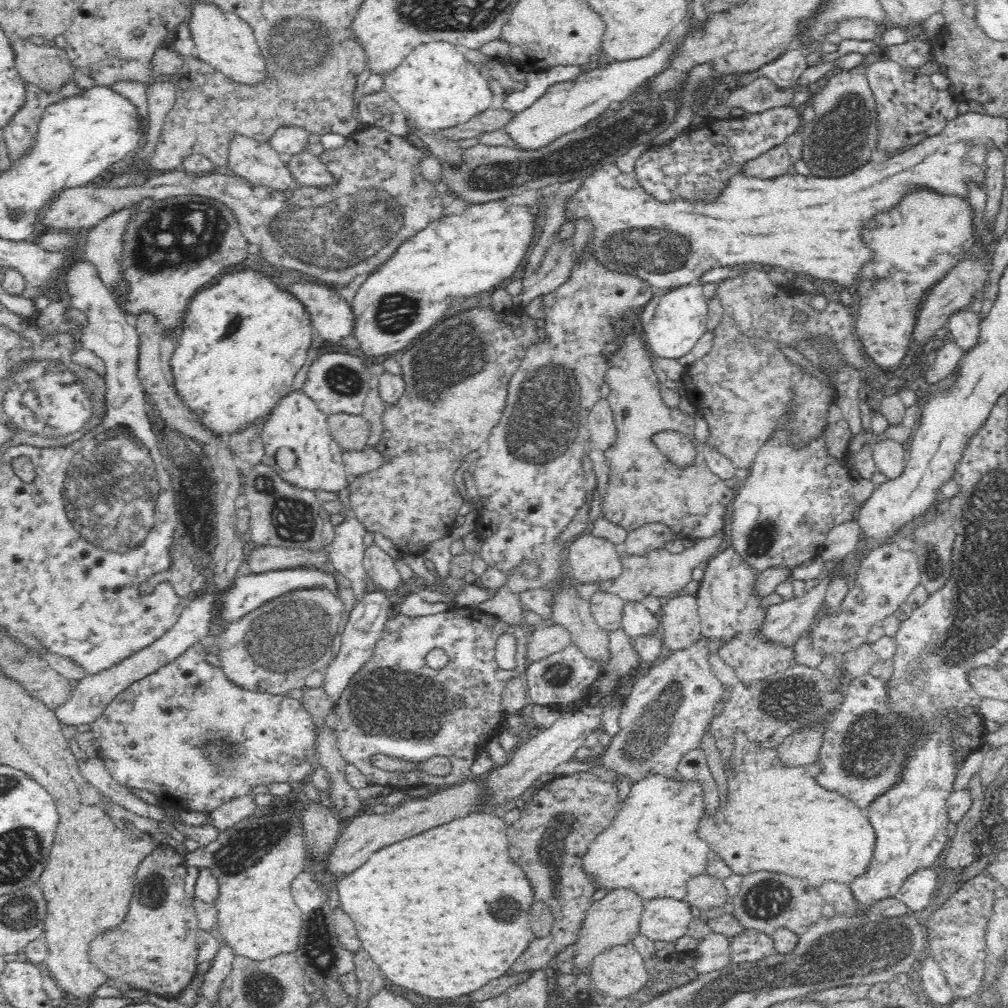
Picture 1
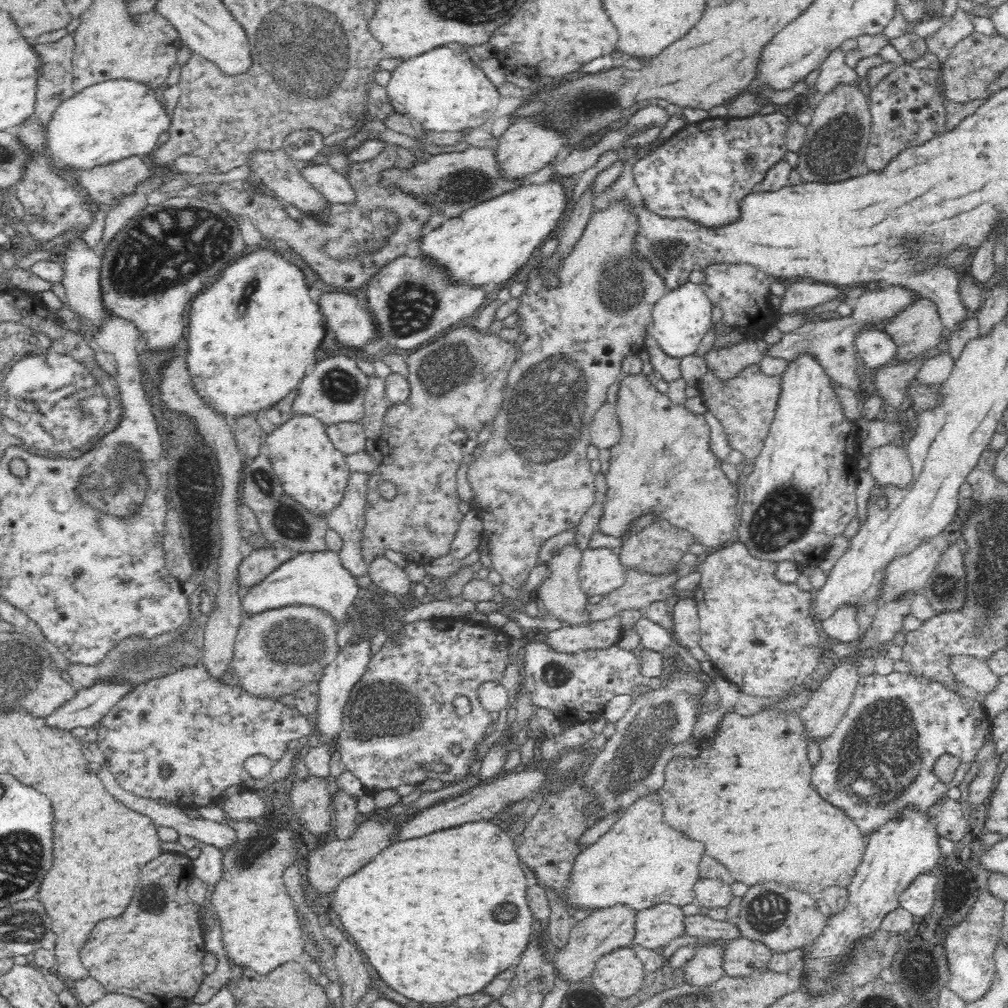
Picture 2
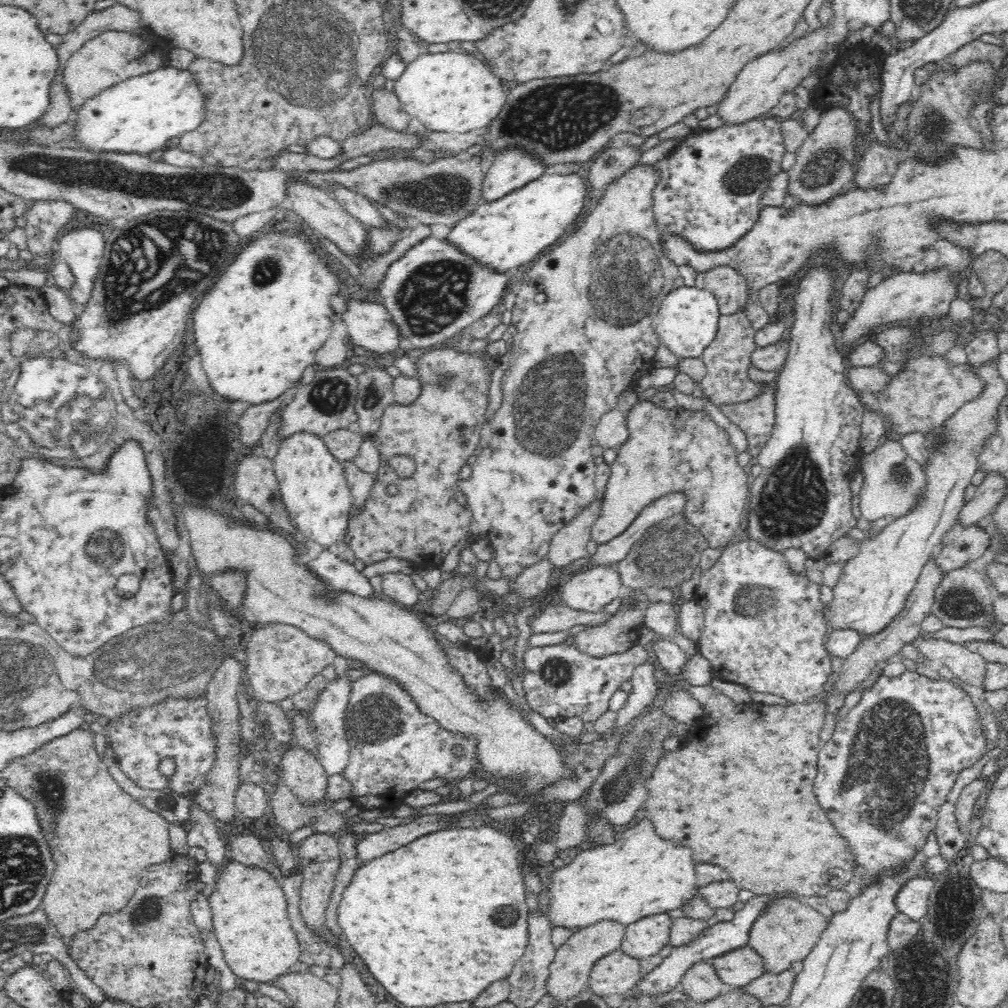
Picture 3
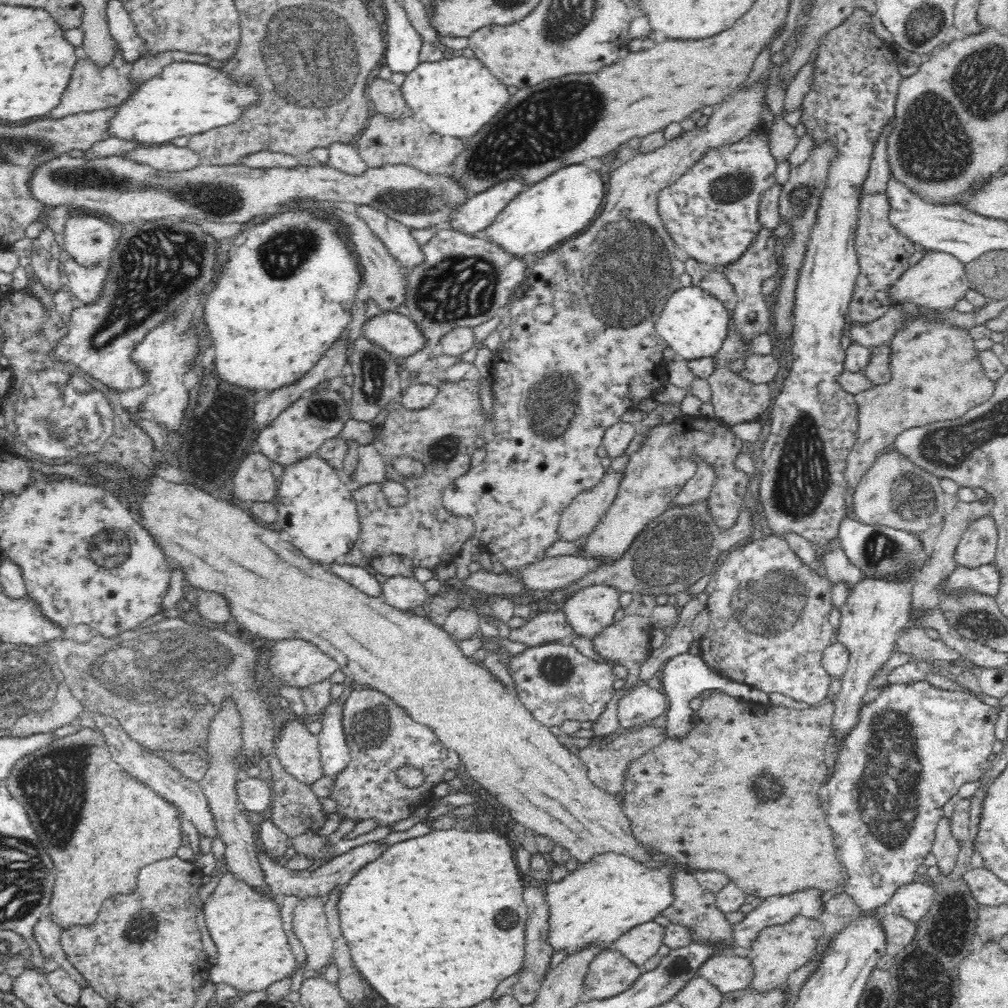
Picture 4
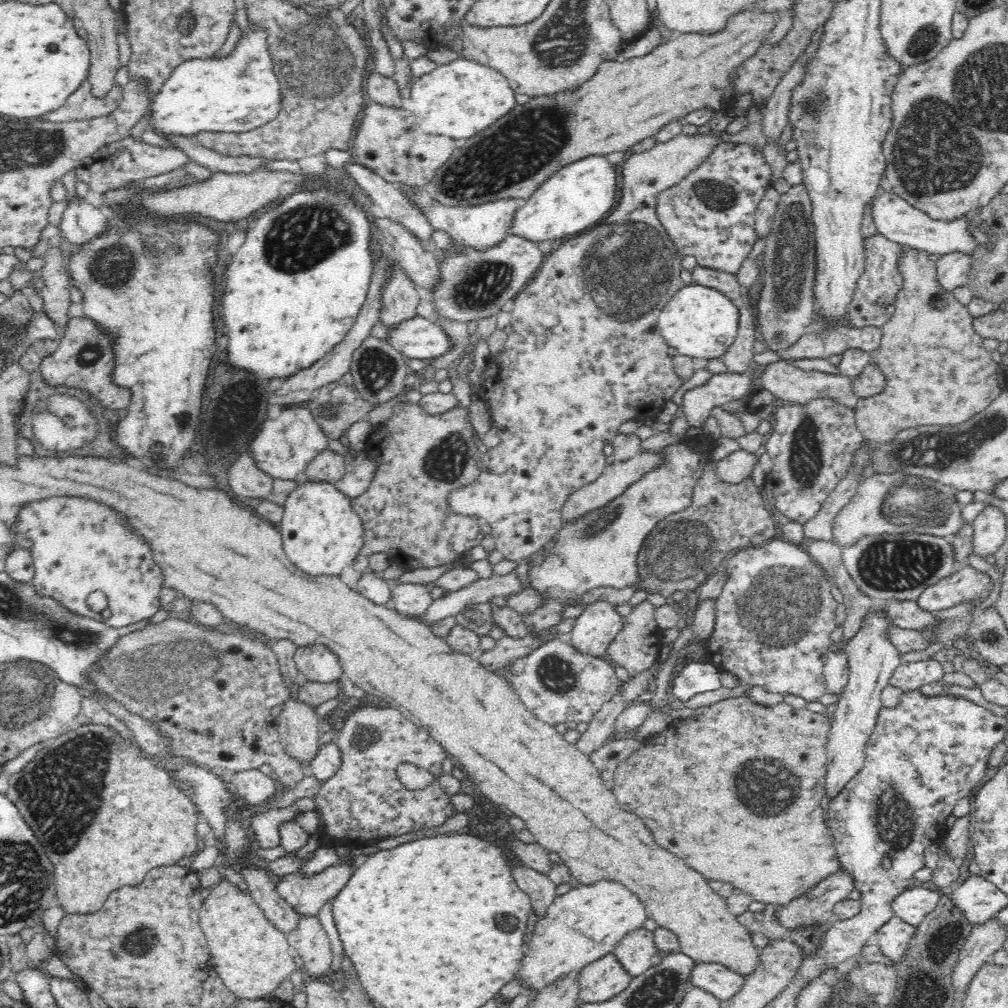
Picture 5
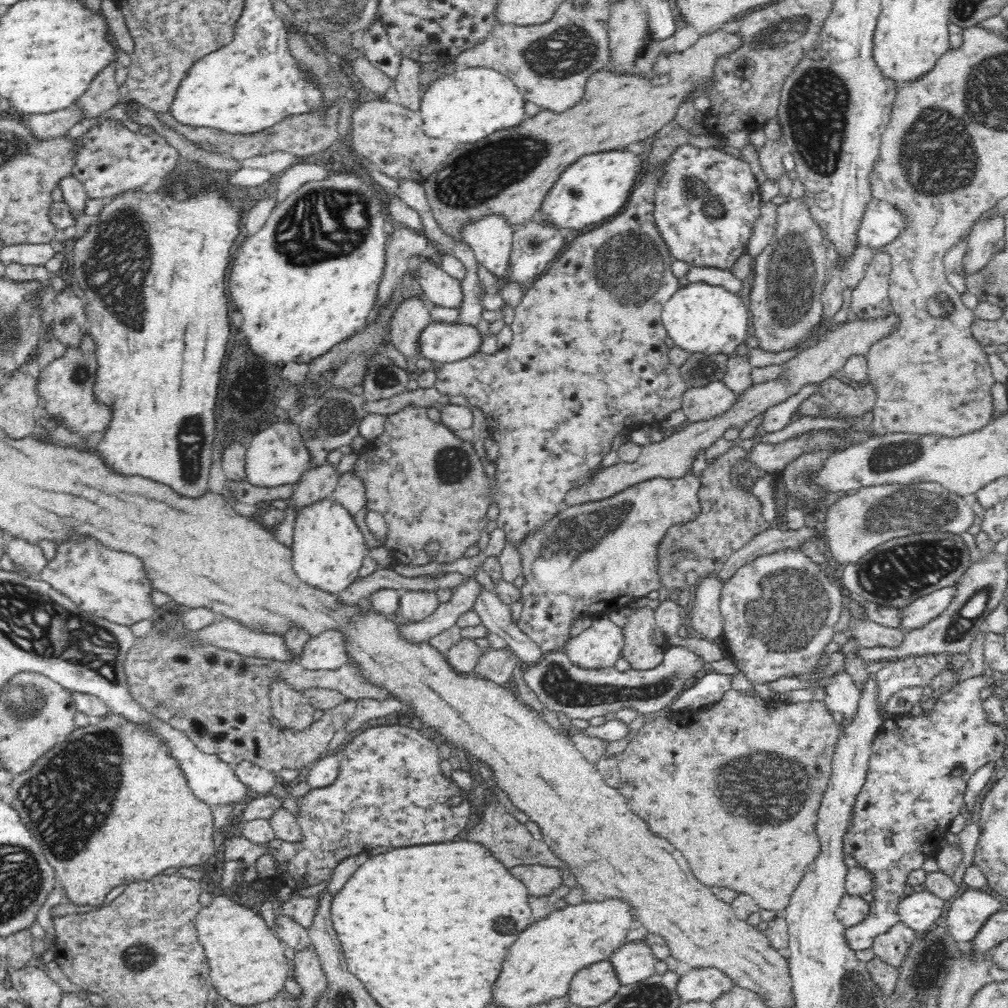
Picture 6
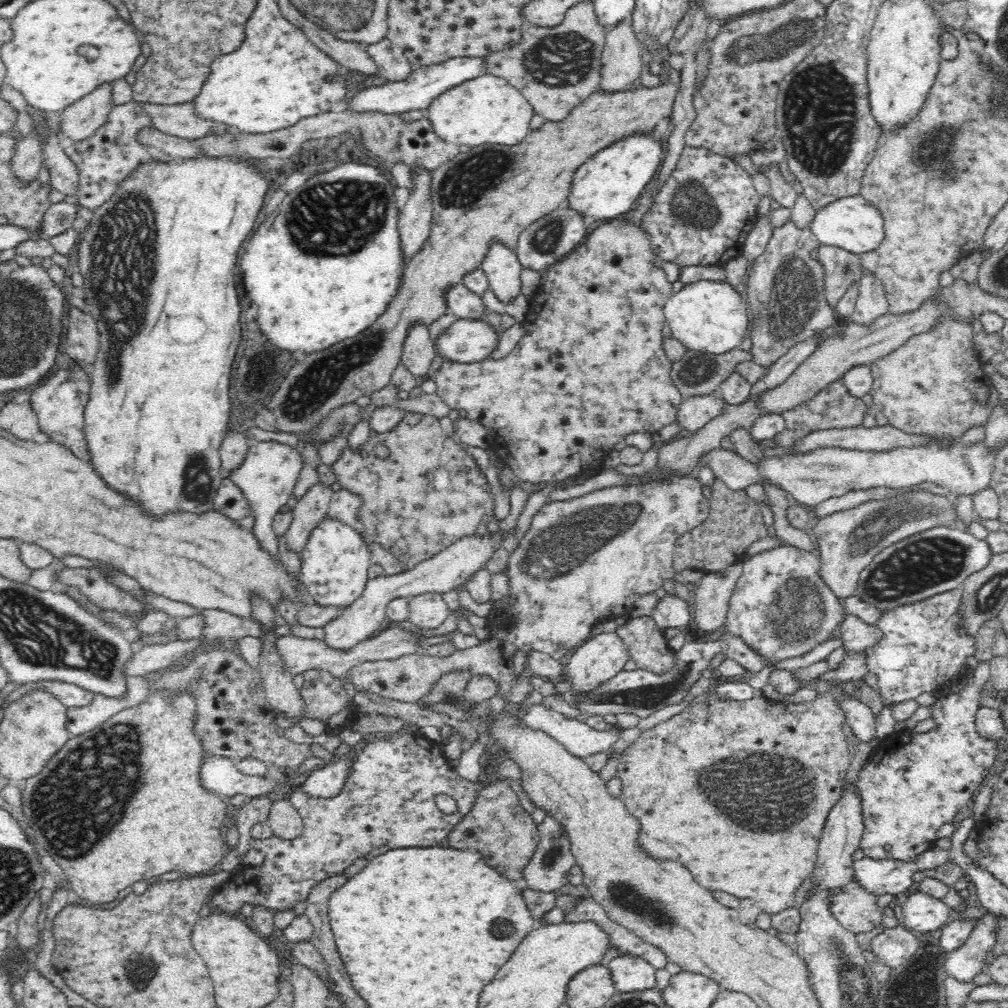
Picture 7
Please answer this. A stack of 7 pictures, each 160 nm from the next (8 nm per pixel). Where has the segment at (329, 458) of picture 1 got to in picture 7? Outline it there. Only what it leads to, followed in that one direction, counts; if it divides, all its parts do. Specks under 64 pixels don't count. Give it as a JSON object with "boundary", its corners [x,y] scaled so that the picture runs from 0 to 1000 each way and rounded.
{"boundary":[[[319,513],[313,524],[308,528],[300,548],[297,548],[299,561],[297,569],[304,578],[311,598],[318,601],[345,602],[353,597],[365,575],[367,548],[357,530],[333,513]]]}

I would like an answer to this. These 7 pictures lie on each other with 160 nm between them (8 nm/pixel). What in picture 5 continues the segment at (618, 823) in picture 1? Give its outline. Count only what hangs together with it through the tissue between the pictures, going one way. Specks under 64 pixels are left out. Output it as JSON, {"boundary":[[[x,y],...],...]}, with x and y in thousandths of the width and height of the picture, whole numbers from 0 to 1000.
{"boundary":[[[605,872],[590,873],[585,877],[575,876],[575,879],[566,881],[562,887],[550,888],[542,909],[532,915],[526,933],[521,936],[518,960],[511,970],[517,972],[520,984],[524,980],[535,983],[556,967],[574,965],[582,956],[607,945],[619,928],[639,919],[641,912],[640,894],[620,877]]]}

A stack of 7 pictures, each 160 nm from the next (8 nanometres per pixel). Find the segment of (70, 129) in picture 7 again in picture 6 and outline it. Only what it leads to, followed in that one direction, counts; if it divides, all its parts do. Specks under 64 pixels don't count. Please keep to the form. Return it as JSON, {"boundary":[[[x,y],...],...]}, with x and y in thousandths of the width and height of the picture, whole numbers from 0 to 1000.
{"boundary":[[[107,62],[77,98],[84,109],[84,118],[97,117],[118,102],[117,81],[114,73],[117,65],[117,62]]]}

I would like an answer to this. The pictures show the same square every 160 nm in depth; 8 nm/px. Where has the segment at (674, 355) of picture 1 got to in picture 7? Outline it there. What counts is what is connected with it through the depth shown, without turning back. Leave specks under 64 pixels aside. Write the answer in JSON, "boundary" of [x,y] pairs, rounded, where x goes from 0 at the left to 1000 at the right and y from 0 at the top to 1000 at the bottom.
{"boundary":[[[693,278],[680,282],[661,299],[658,312],[667,334],[691,351],[718,351],[729,346],[740,335],[744,324],[737,290],[721,279]]]}

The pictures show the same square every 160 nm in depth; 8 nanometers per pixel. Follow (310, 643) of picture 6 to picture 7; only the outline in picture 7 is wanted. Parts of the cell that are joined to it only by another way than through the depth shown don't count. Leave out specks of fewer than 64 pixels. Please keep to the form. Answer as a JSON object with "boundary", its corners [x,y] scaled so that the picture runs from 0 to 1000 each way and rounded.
{"boundary":[[[499,528],[481,530],[480,532],[462,533],[445,542],[429,555],[415,560],[407,565],[400,565],[391,570],[377,570],[363,576],[359,591],[343,602],[331,615],[325,616],[320,622],[320,638],[332,646],[345,647],[353,639],[369,632],[369,628],[383,613],[383,601],[391,593],[407,593],[423,587],[440,589],[446,585],[458,583],[458,580],[472,566],[480,563],[496,540],[503,534]]]}

